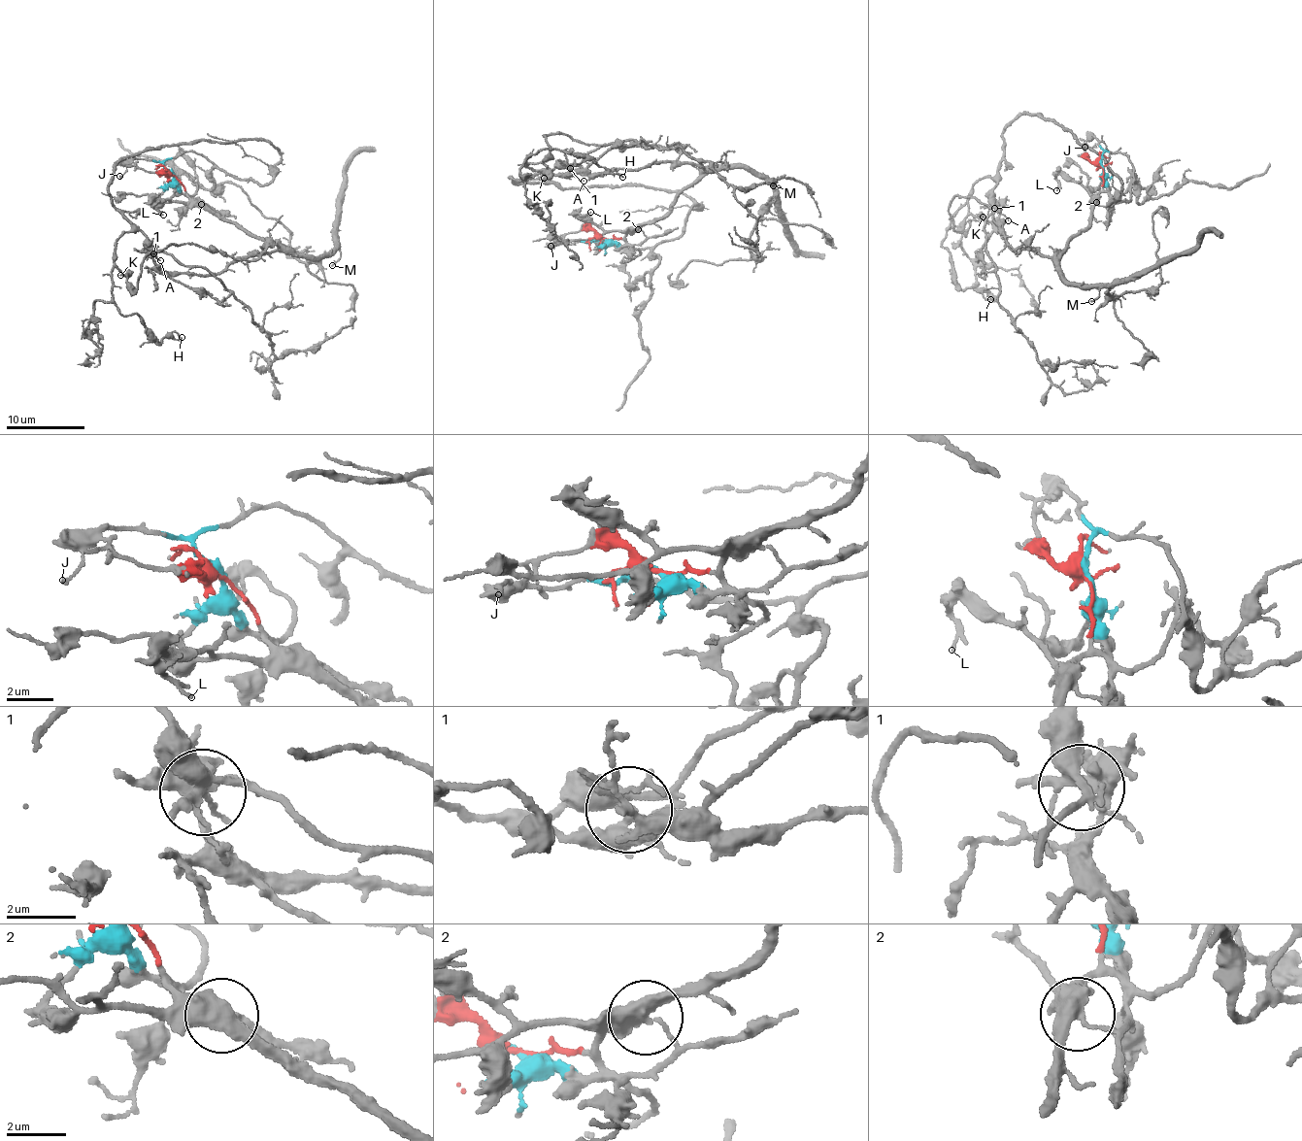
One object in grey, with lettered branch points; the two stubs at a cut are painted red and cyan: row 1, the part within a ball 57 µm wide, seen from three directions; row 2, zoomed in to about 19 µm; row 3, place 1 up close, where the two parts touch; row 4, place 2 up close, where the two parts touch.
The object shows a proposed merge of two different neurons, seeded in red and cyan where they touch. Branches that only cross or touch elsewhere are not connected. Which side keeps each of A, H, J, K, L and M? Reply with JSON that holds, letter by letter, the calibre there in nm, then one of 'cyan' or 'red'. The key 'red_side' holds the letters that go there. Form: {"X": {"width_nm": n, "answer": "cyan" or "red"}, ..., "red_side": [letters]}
{"A": {"width_nm": 100, "answer": "cyan"}, "H": {"width_nm": 120, "answer": "cyan"}, "J": {"width_nm": 140, "answer": "cyan"}, "K": {"width_nm": 320, "answer": "cyan"}, "L": {"width_nm": 140, "answer": "red"}, "M": {"width_nm": 120, "answer": "red"}, "red_side": ["L", "M"]}

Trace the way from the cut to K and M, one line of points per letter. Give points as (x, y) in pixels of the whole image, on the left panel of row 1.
K: (172, 173), (194, 151), (260, 184), (281, 154), (254, 139), (122, 156), (119, 276)
M: (172, 173), (185, 193), (215, 214), (273, 240), (287, 251), (319, 255), (337, 249), (339, 256), (332, 266)

